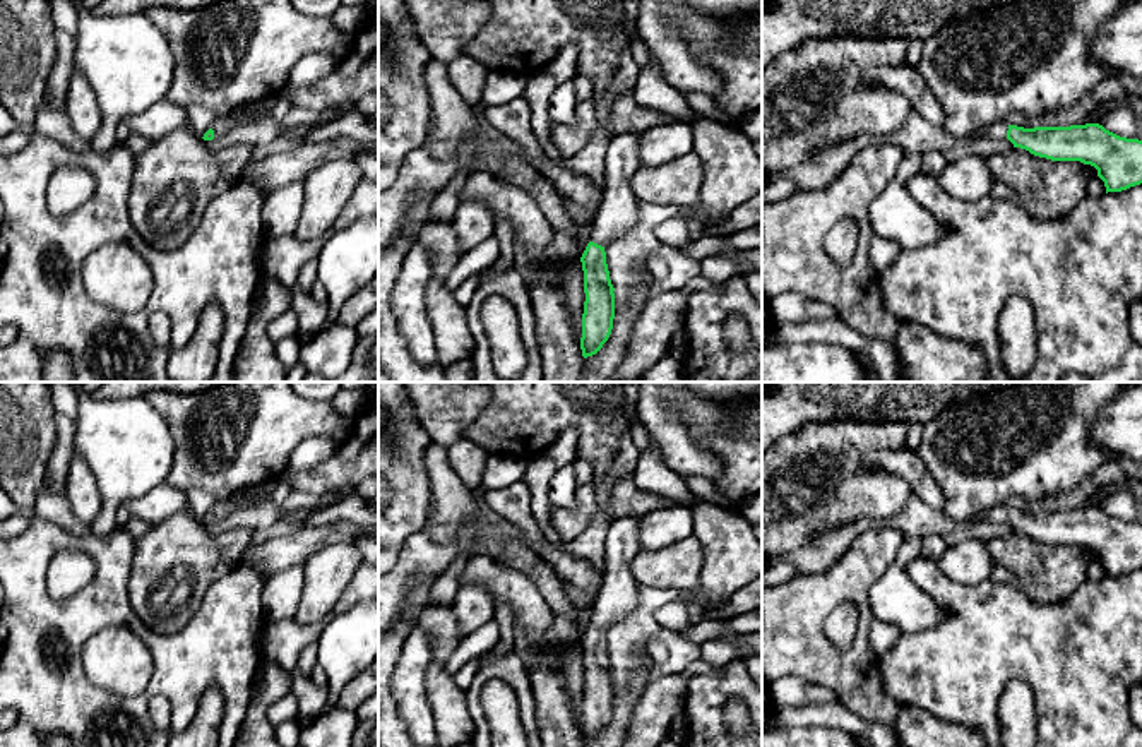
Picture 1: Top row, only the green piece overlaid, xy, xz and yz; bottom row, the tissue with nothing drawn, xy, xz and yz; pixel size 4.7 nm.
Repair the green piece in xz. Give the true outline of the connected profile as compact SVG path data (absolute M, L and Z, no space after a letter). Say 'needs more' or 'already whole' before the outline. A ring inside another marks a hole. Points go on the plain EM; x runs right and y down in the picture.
needs more; M628 514L613 519L606 535L603 583L594 595L591 625L580 641L586 677L580 721L584 742L596 738L613 713L615 672L604 630L623 622L639 605L639 583L628 567L640 550L637 533L642 516Z

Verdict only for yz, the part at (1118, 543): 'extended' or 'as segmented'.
extended

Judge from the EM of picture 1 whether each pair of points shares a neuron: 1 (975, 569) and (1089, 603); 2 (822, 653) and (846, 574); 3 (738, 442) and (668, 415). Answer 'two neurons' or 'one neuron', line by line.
1: two neurons
2: one neuron
3: two neurons

